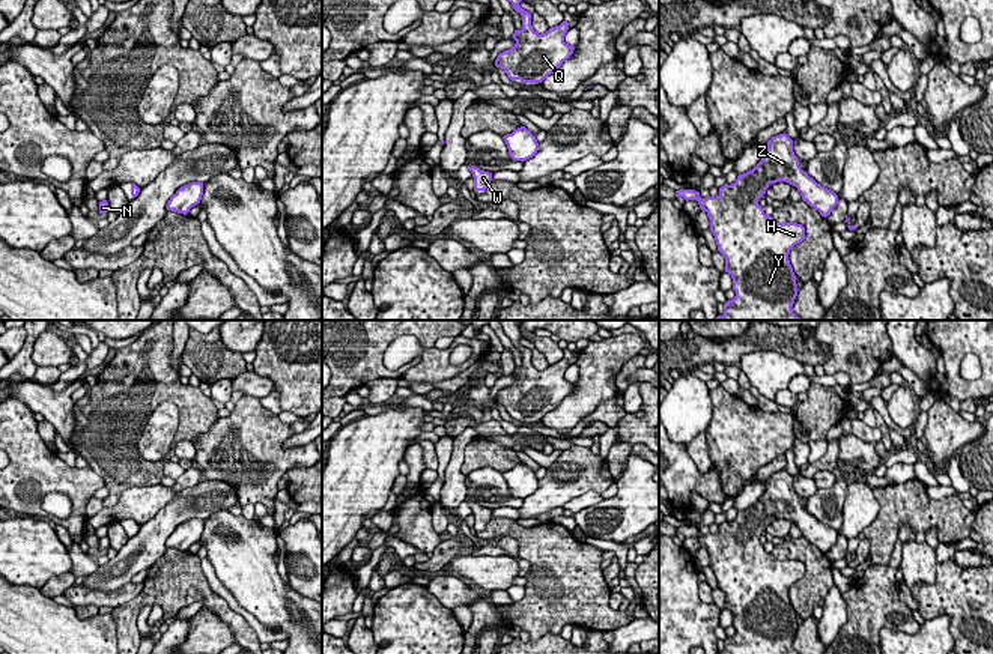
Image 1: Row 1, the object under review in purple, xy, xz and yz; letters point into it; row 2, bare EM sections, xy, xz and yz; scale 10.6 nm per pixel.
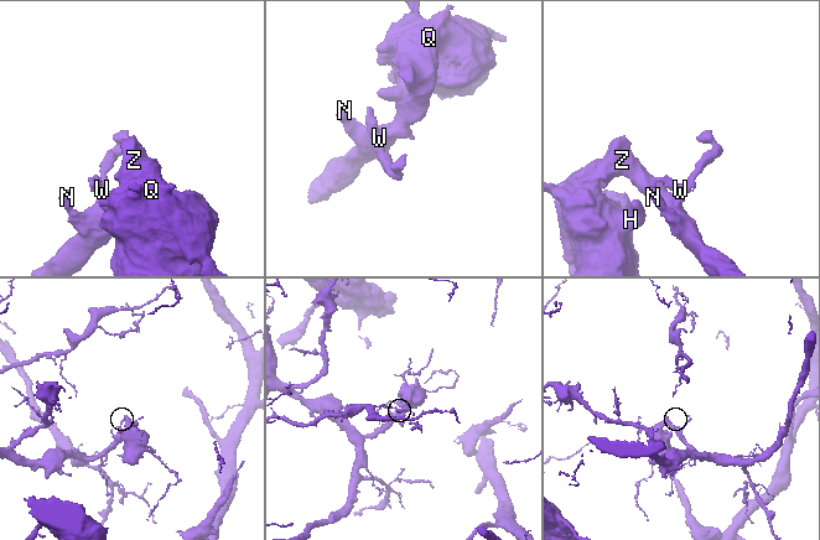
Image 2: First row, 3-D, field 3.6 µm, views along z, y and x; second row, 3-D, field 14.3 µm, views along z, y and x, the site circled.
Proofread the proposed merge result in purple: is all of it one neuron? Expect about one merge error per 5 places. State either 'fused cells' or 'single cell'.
single cell

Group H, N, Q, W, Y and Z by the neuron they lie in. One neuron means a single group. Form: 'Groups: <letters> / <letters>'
Groups: H N Q W Y Z

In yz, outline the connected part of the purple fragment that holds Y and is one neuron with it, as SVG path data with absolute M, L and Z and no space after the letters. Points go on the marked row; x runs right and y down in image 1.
M784 132L772 137L766 144L766 155L749 171L739 174L736 182L719 188L718 197L701 198L698 191L679 189L676 197L697 200L700 209L710 220L718 251L725 257L725 272L733 278L736 296L724 304L724 314L716 320L802 320L793 313L797 296L796 275L788 260L790 250L805 239L805 227L797 223L776 223L764 213L757 201L766 194L770 183L787 182L797 188L802 200L820 212L831 215L838 204L838 195L817 183L799 165L793 152L793 140Z

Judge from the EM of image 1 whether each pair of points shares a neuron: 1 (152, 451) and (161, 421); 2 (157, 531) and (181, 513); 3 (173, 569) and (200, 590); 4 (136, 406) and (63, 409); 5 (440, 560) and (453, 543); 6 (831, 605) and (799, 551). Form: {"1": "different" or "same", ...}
{"1": "same", "2": "same", "3": "same", "4": "different", "5": "same", "6": "different"}

